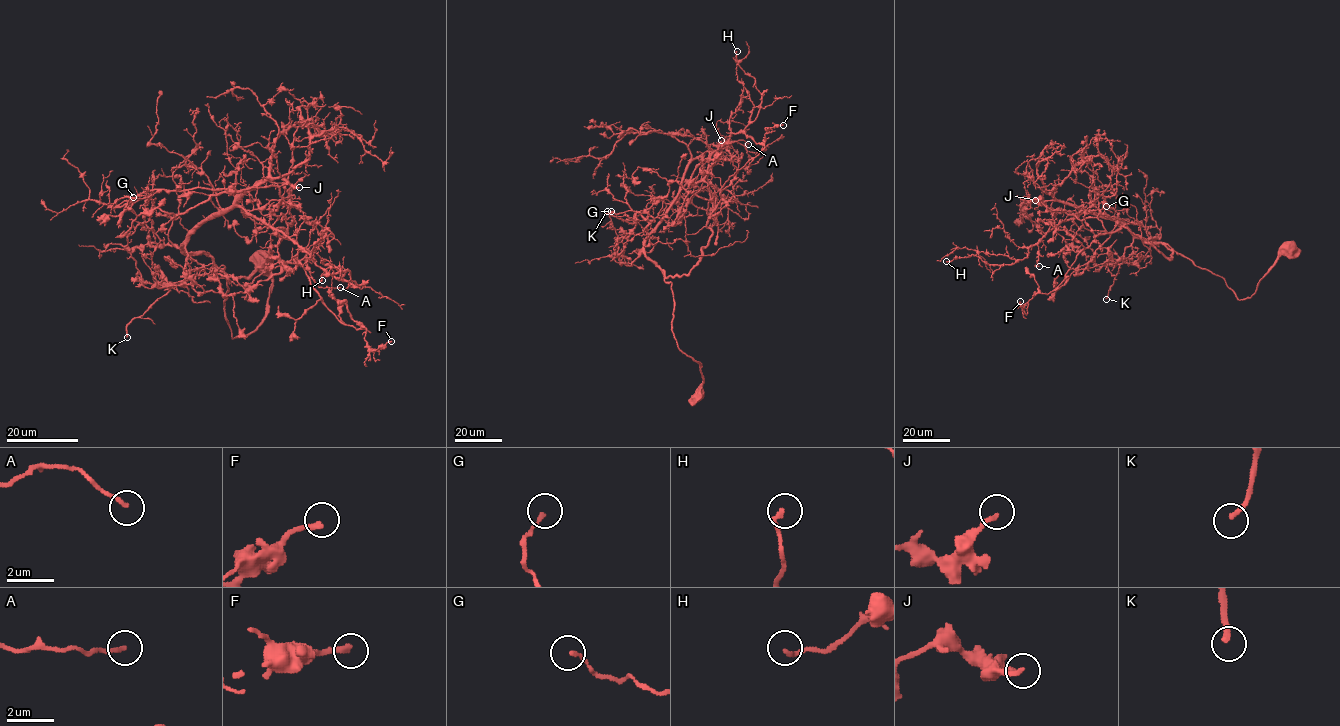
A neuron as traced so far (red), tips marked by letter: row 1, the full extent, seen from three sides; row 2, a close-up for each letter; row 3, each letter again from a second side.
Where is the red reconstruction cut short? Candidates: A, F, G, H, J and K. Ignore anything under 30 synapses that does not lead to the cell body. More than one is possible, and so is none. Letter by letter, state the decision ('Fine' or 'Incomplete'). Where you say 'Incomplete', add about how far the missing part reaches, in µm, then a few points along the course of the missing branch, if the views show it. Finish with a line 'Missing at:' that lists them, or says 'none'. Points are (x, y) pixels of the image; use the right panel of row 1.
A: Fine
F: Fine
G: Fine
H: Fine
J: Fine
K: Incomplete. Missing length about 15 µm. Course of what is missing: (1106, 299), (1103, 319)
Missing at: K

